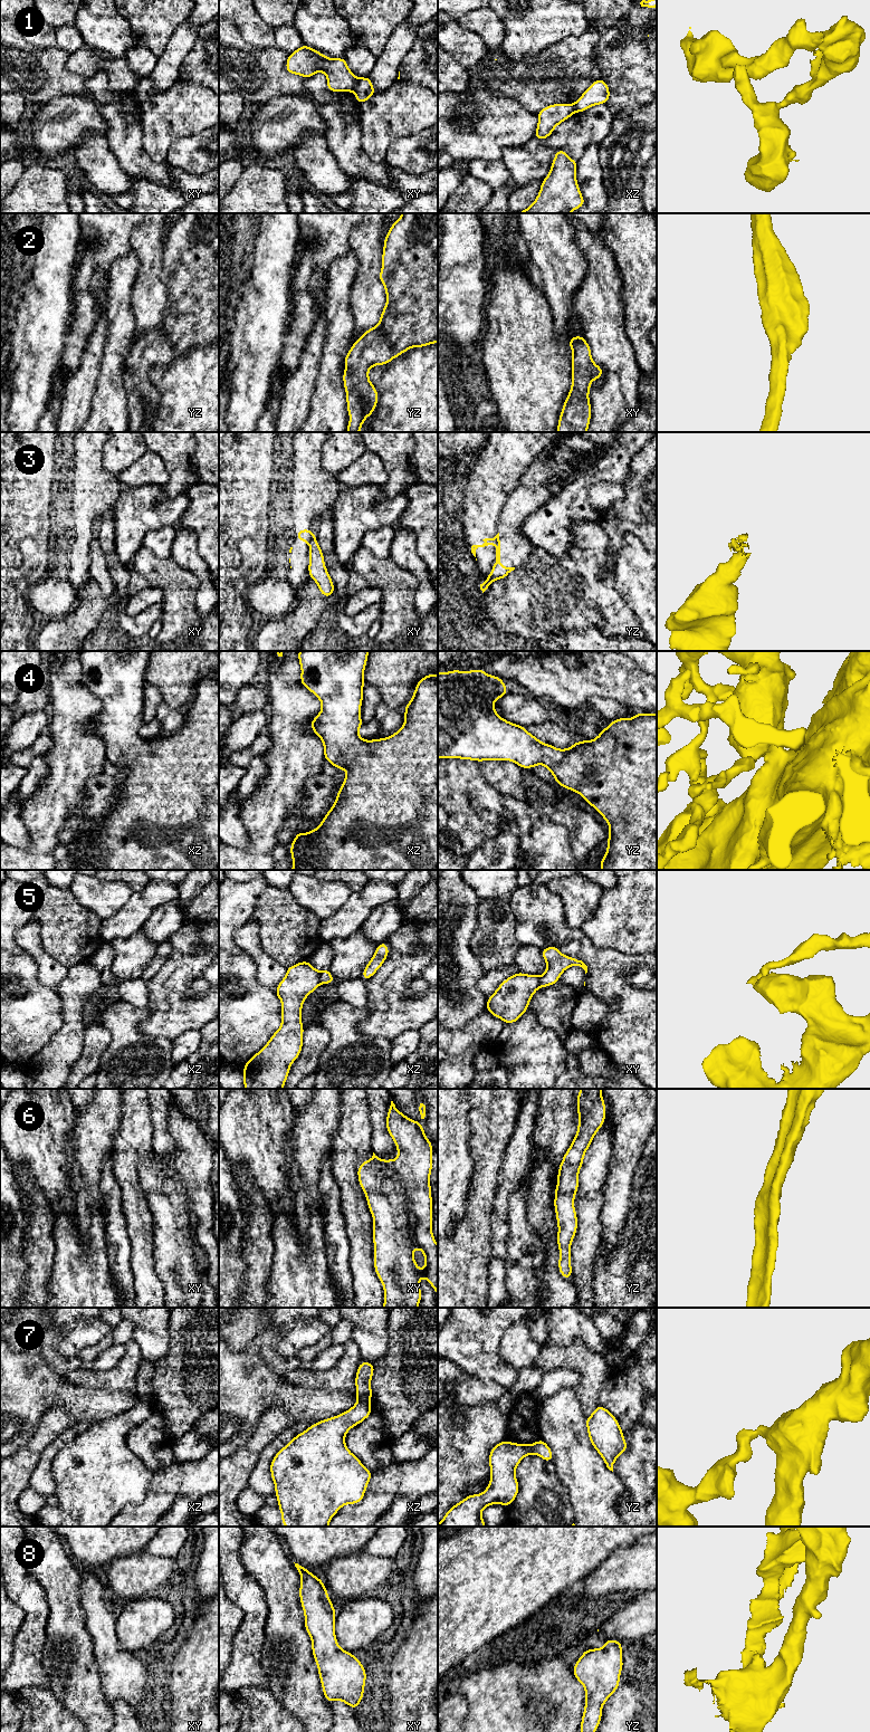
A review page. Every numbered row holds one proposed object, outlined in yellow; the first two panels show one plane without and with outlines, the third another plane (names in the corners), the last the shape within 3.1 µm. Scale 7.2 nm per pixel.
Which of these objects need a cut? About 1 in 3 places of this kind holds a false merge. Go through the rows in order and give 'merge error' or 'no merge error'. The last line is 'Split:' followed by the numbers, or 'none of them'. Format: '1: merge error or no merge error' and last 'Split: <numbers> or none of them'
1: merge error
2: no merge error
3: merge error
4: no merge error
5: merge error
6: no merge error
7: merge error
8: no merge error
Split: 1, 3, 5, 7

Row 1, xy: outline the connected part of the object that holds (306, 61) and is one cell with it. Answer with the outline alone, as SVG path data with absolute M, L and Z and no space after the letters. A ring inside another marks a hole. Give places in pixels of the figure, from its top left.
M302 45L288 56L286 71L304 78L323 71L327 77L328 92L354 92L358 79L350 70L345 58L328 58L306 45Z

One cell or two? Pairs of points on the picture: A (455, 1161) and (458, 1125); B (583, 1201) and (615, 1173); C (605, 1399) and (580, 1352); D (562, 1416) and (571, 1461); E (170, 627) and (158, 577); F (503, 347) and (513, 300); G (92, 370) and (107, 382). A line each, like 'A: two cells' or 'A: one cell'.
A: one cell
B: two cells
C: two cells
D: one cell
E: one cell
F: one cell
G: two cells

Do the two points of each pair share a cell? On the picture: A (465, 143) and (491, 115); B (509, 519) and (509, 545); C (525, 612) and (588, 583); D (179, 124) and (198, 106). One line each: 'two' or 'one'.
A: one
B: one
C: two
D: one

